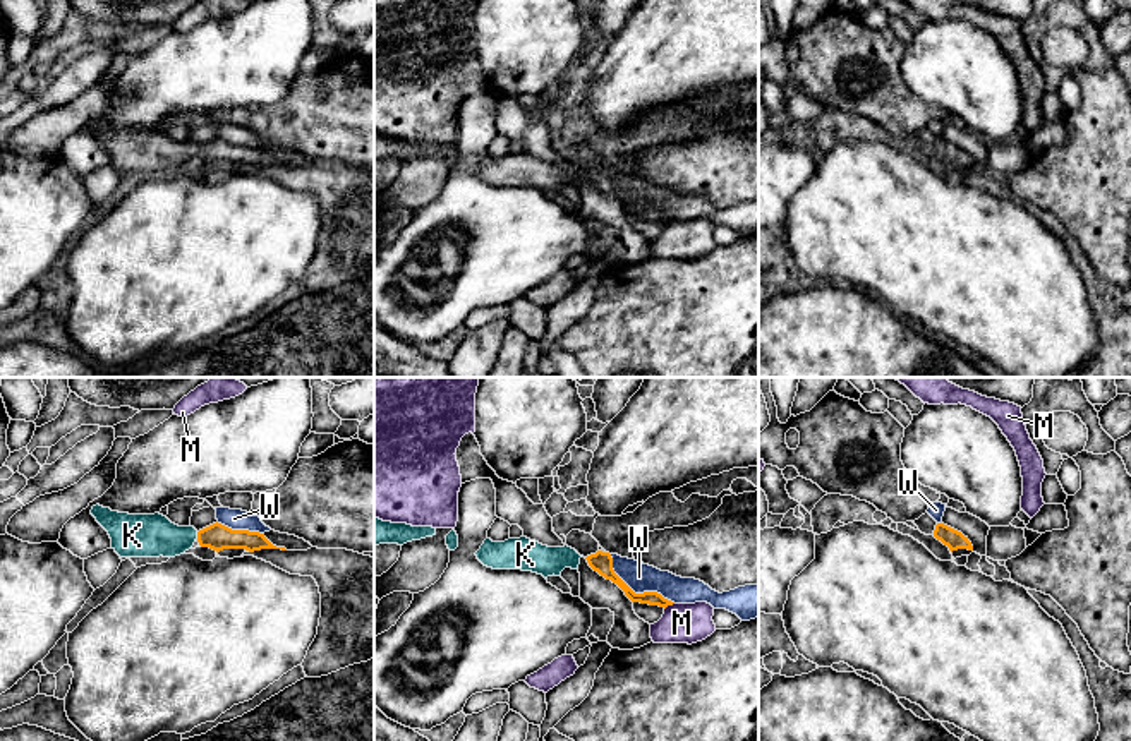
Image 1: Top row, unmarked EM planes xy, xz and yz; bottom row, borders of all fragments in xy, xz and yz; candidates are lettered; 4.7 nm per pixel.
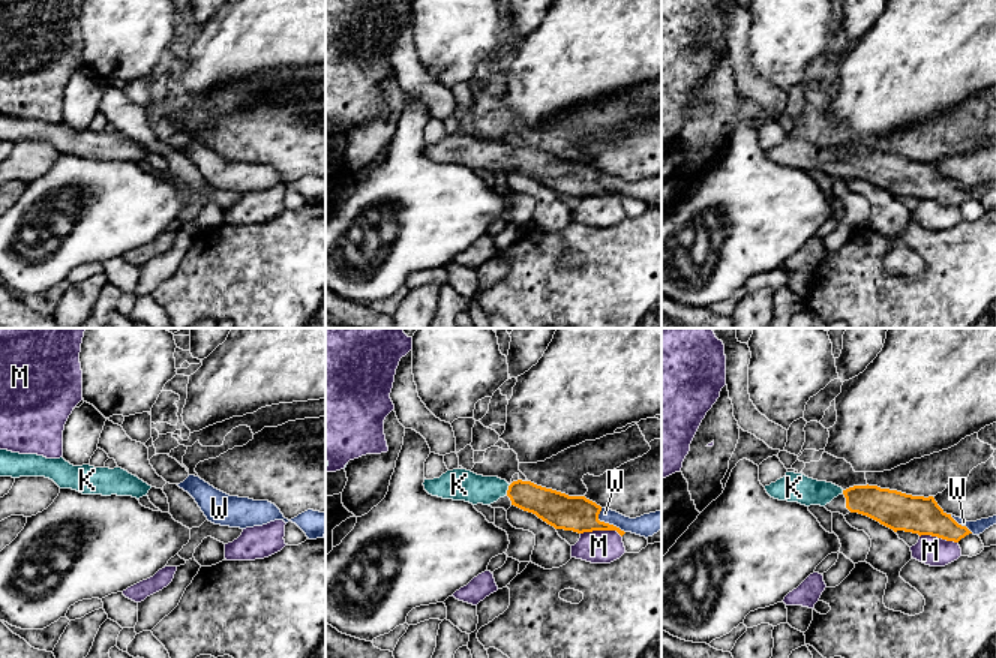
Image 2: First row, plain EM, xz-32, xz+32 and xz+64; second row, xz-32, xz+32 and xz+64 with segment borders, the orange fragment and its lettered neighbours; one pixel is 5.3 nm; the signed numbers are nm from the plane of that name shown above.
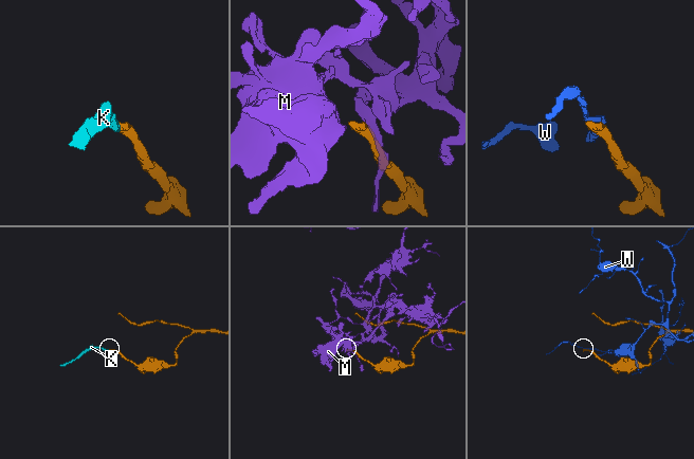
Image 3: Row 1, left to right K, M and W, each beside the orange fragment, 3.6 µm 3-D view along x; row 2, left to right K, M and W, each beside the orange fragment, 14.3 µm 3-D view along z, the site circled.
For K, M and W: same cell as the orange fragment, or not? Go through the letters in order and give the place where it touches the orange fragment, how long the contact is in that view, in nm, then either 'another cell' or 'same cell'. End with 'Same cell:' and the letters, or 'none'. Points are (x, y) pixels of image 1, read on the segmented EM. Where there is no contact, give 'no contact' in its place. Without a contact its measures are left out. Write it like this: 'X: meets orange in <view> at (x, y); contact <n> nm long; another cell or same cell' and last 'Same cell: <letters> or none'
K: meets orange in xy at (198, 536); contact 30 nm long; same cell
M: meets orange in xz at (668, 604); contact 60 nm long; another cell
W: meets orange in xz at (637, 594); contact 380 nm long; another cell
Same cell: K

